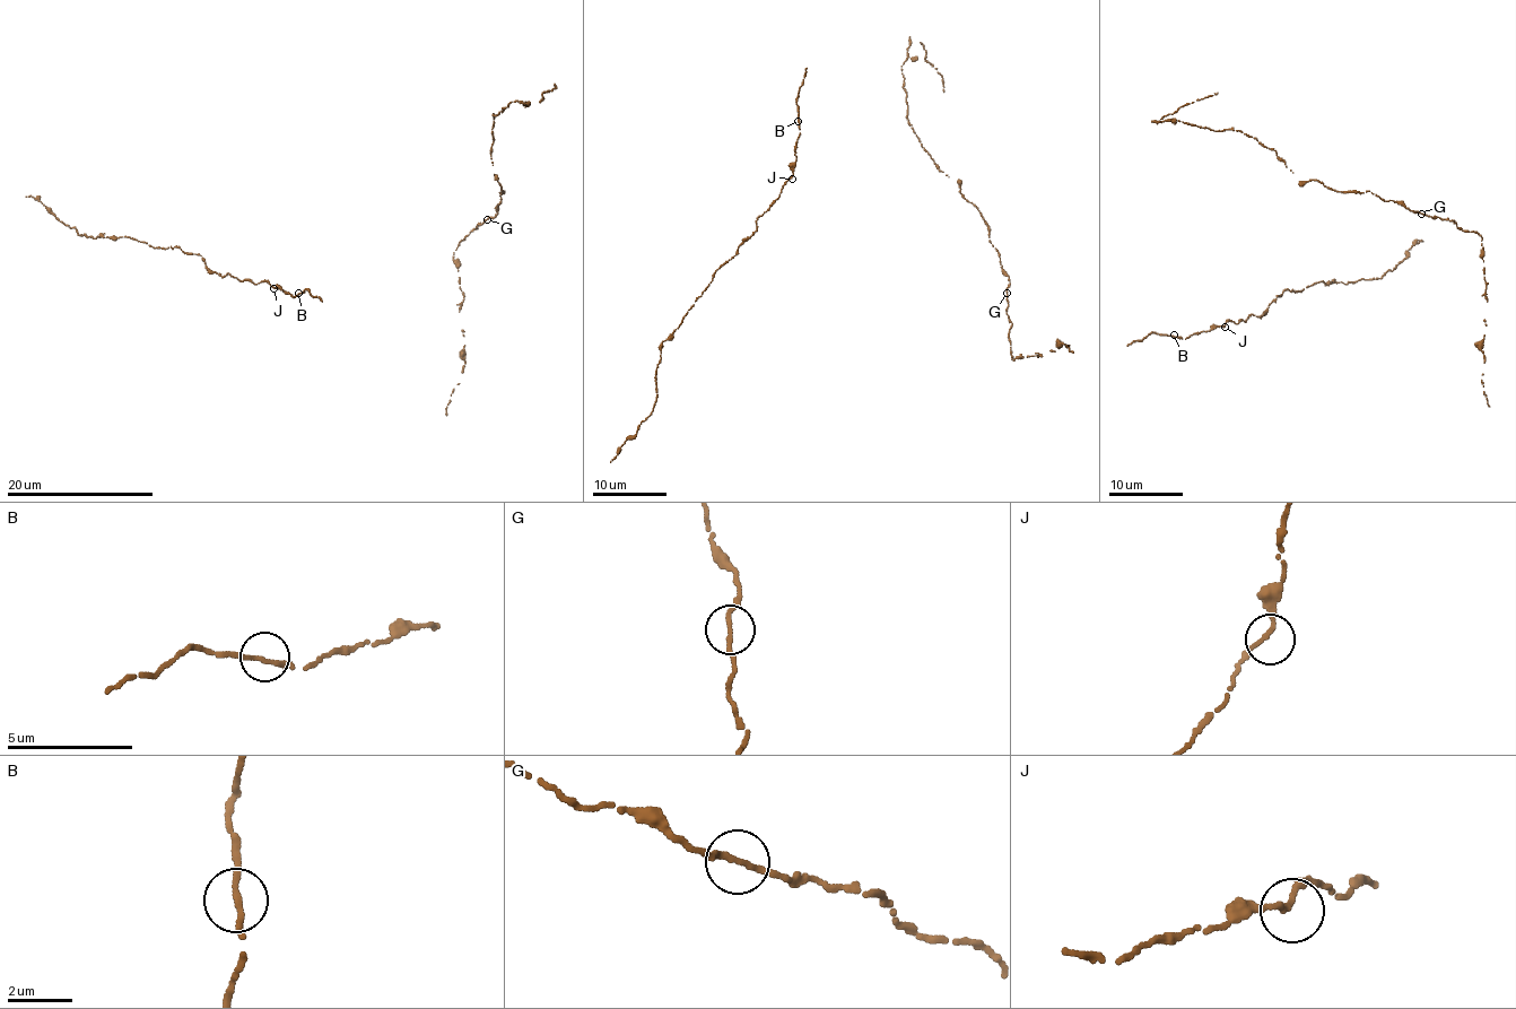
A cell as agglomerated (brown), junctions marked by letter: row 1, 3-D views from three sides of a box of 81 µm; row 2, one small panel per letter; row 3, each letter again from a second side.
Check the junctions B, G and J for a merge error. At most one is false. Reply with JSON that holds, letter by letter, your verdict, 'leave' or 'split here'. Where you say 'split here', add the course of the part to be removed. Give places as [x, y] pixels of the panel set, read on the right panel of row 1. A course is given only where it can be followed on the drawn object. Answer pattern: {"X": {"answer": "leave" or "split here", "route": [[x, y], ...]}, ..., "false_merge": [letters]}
{"B": {"answer": "leave"}, "G": {"answer": "leave"}, "J": {"answer": "leave"}, "false_merge": []}

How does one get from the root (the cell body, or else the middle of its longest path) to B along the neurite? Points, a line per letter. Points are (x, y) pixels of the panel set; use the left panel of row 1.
B: (277, 286), (292, 296), (298, 293)

